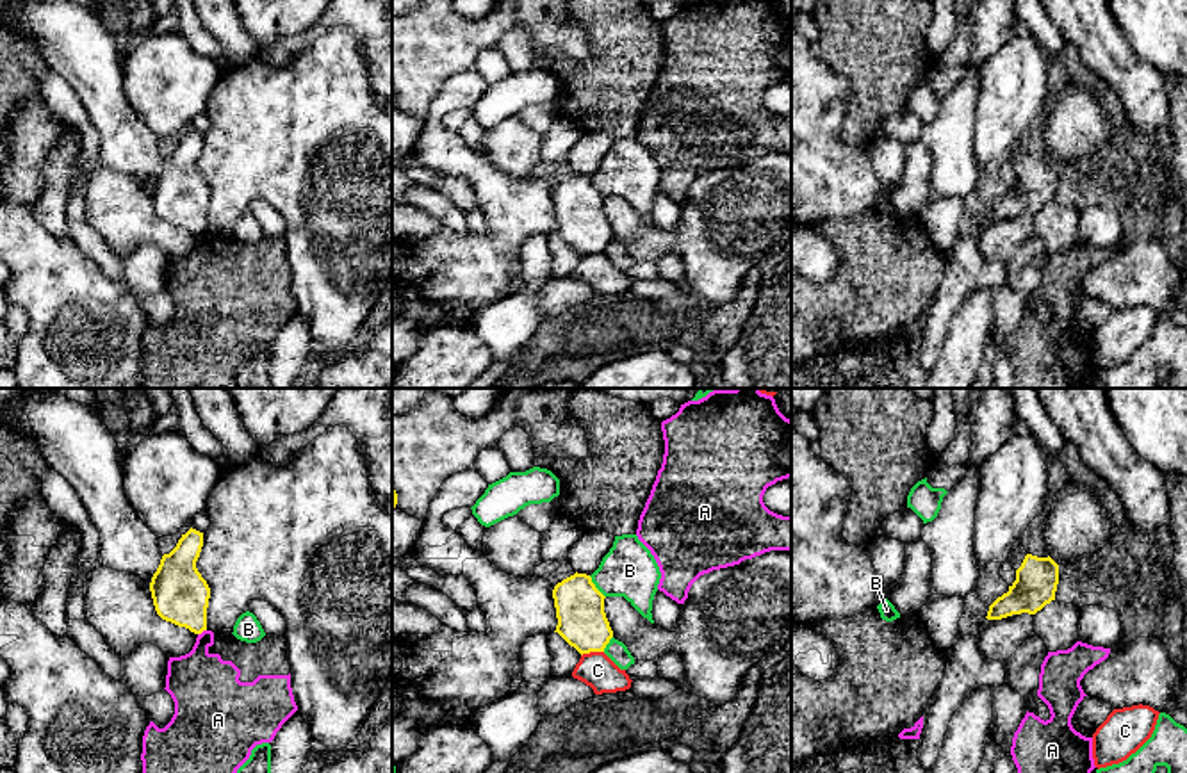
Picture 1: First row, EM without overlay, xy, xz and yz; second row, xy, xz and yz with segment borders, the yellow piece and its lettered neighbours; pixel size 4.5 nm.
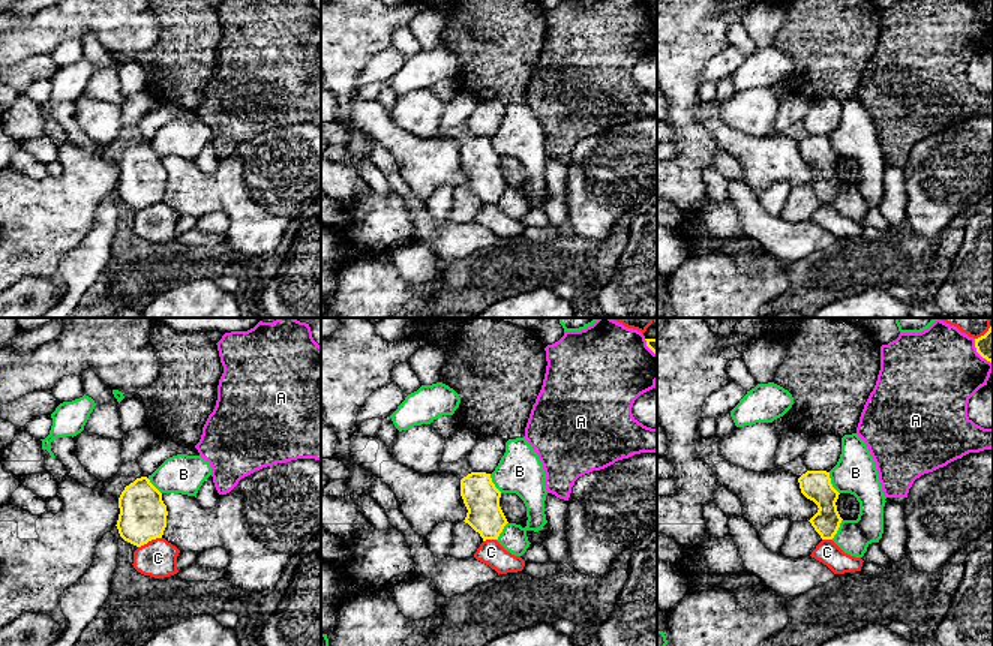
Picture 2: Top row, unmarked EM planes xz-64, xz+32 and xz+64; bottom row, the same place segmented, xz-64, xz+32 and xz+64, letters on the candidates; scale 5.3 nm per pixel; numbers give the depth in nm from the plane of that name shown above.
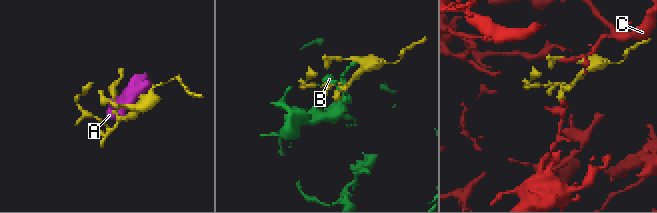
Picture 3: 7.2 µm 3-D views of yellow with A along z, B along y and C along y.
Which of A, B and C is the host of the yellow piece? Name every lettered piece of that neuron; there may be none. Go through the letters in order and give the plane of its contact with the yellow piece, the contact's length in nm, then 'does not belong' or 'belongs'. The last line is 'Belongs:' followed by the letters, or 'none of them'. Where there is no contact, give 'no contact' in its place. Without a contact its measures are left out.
A: meets yellow in xy; contact 50 nm long; does not belong
B: meets yellow in xz; contact 130 nm long; does not belong
C: meets yellow in xz; contact 110 nm long; does not belong
Belongs: none of them

